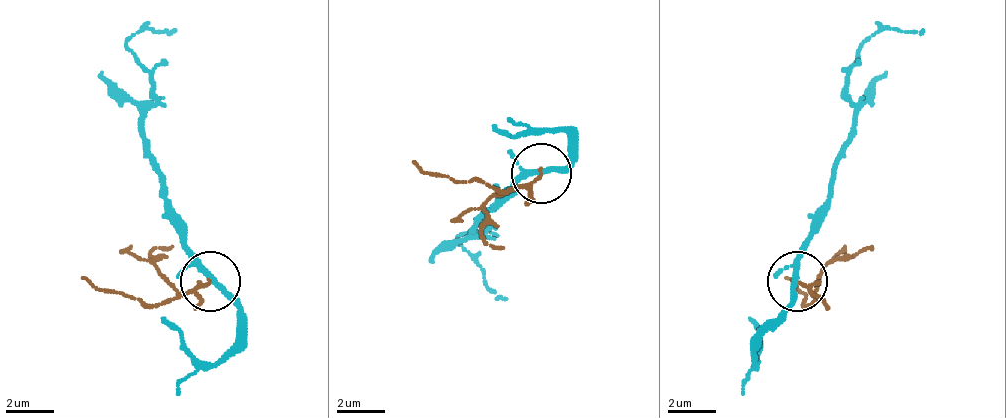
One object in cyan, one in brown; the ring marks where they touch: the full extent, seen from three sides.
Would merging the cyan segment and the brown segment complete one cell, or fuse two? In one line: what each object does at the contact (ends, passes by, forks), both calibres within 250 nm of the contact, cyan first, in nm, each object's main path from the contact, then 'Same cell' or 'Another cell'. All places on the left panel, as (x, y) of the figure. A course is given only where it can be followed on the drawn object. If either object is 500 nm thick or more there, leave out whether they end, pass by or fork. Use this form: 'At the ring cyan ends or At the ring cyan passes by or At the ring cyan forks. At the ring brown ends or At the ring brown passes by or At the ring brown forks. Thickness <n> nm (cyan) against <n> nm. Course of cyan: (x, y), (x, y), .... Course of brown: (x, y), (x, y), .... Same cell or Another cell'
At the ring cyan forks. At the ring brown passes by. Thickness 190 nm (cyan) against 100 nm. Course of cyan: (211, 282), (145, 138), (151, 72), (127, 48), (139, 30), (175, 30). Course of brown: (211, 282), (157, 306), (91, 288), (79, 276). Another cell

